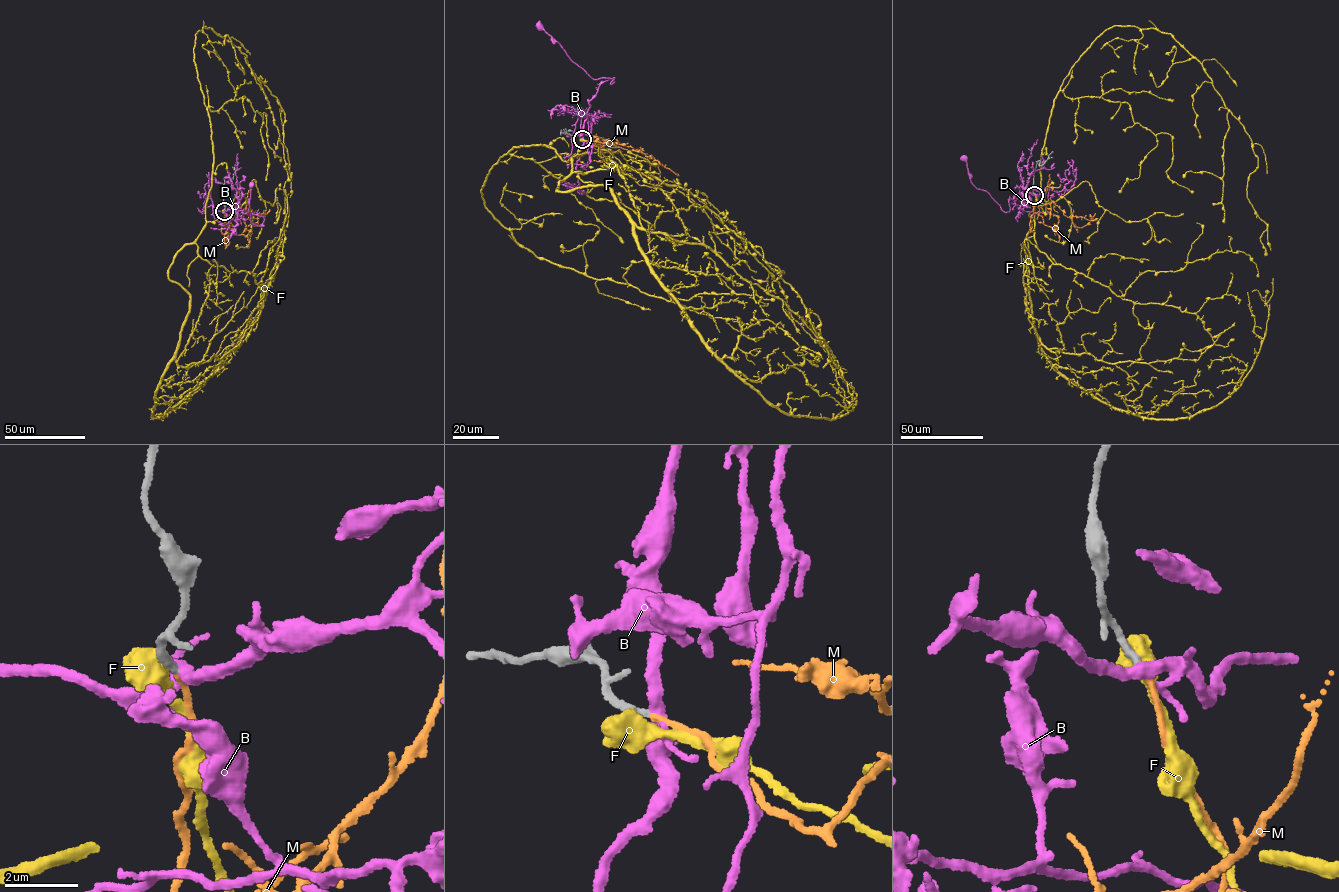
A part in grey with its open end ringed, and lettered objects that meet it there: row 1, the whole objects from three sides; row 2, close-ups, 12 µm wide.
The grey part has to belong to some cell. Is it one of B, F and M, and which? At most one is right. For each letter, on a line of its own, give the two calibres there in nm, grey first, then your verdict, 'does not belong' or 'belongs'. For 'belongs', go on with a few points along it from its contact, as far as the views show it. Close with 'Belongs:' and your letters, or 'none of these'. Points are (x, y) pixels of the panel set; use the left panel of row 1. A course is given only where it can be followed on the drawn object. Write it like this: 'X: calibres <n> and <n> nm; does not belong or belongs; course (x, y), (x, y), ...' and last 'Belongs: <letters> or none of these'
B: calibres 200 and 280 nm; does not belong
F: calibres 240 and 750 nm; does not belong
M: calibres 200 and 160 nm; belongs; course (224, 211), (225, 222), (246, 209), (257, 220), (254, 226), (248, 217), (252, 209)
Belongs: M

